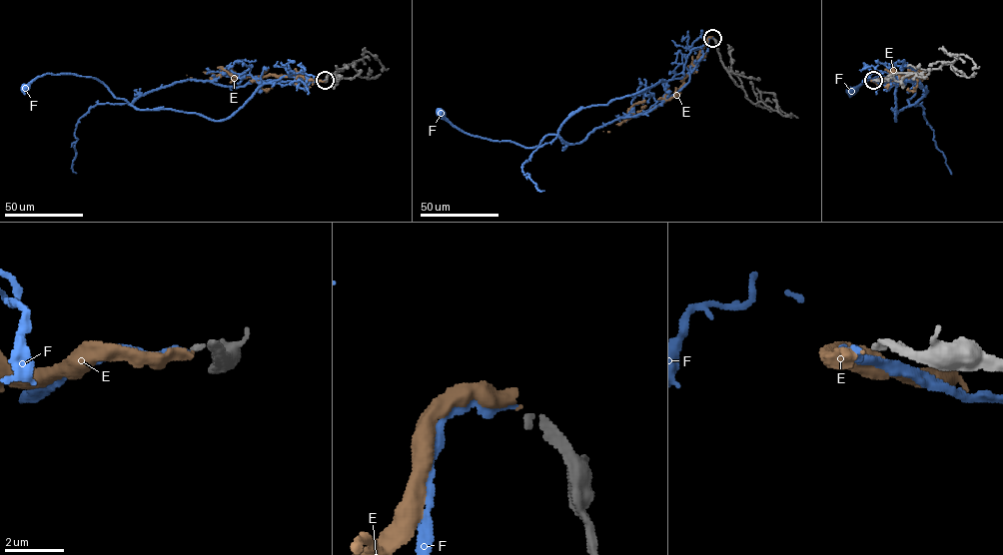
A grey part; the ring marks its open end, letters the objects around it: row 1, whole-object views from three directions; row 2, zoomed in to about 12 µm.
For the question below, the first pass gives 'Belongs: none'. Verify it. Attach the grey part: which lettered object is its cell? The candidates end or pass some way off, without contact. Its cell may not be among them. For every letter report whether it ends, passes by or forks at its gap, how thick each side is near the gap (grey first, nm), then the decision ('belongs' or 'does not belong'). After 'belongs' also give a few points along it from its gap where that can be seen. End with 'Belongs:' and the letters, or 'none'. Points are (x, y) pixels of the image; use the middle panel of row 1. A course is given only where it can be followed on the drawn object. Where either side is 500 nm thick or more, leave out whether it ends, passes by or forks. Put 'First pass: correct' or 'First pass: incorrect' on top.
First pass: incorrect
E: it ends | 180/280 nm | does not belong
F: it ends | 180/240 nm | belongs | via (712, 38), (705, 55), (681, 78), (581, 107), (558, 133), (532, 148), (465, 133), (441, 114)
Belongs: F

